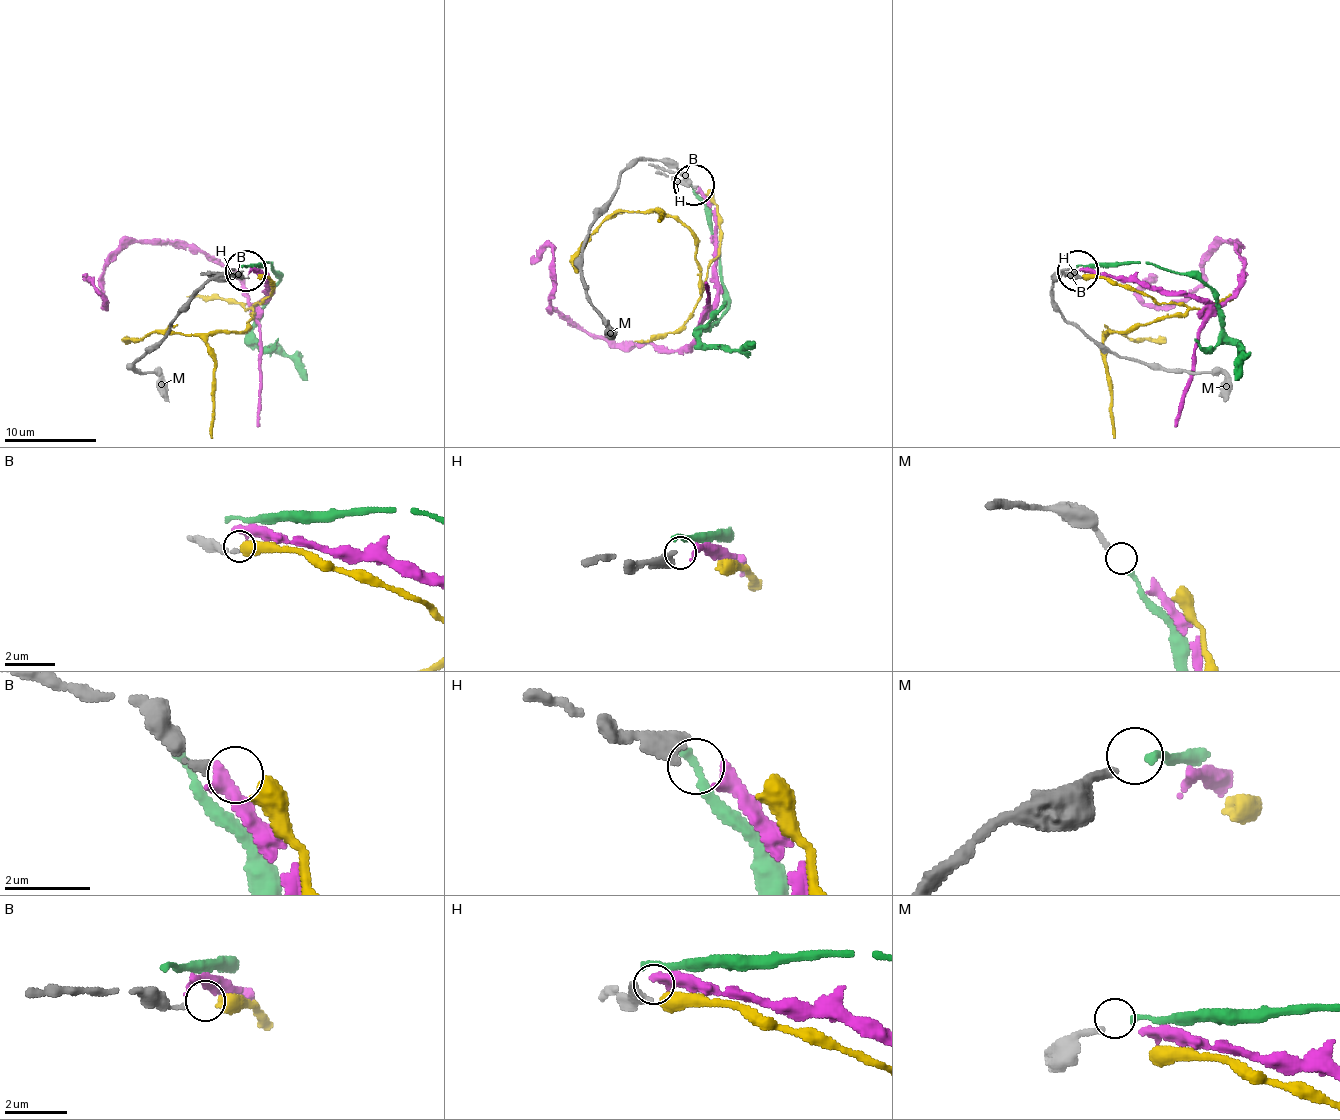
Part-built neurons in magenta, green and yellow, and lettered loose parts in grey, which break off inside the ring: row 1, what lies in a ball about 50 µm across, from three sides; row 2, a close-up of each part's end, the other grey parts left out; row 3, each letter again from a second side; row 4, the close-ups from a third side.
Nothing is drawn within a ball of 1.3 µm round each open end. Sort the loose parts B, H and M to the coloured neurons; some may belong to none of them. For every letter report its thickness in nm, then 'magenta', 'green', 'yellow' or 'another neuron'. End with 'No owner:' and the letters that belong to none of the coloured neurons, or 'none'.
B: 170 nm thick; yellow
H: 360 nm thick; magenta
M: 200 nm thick; green
No owner: none

